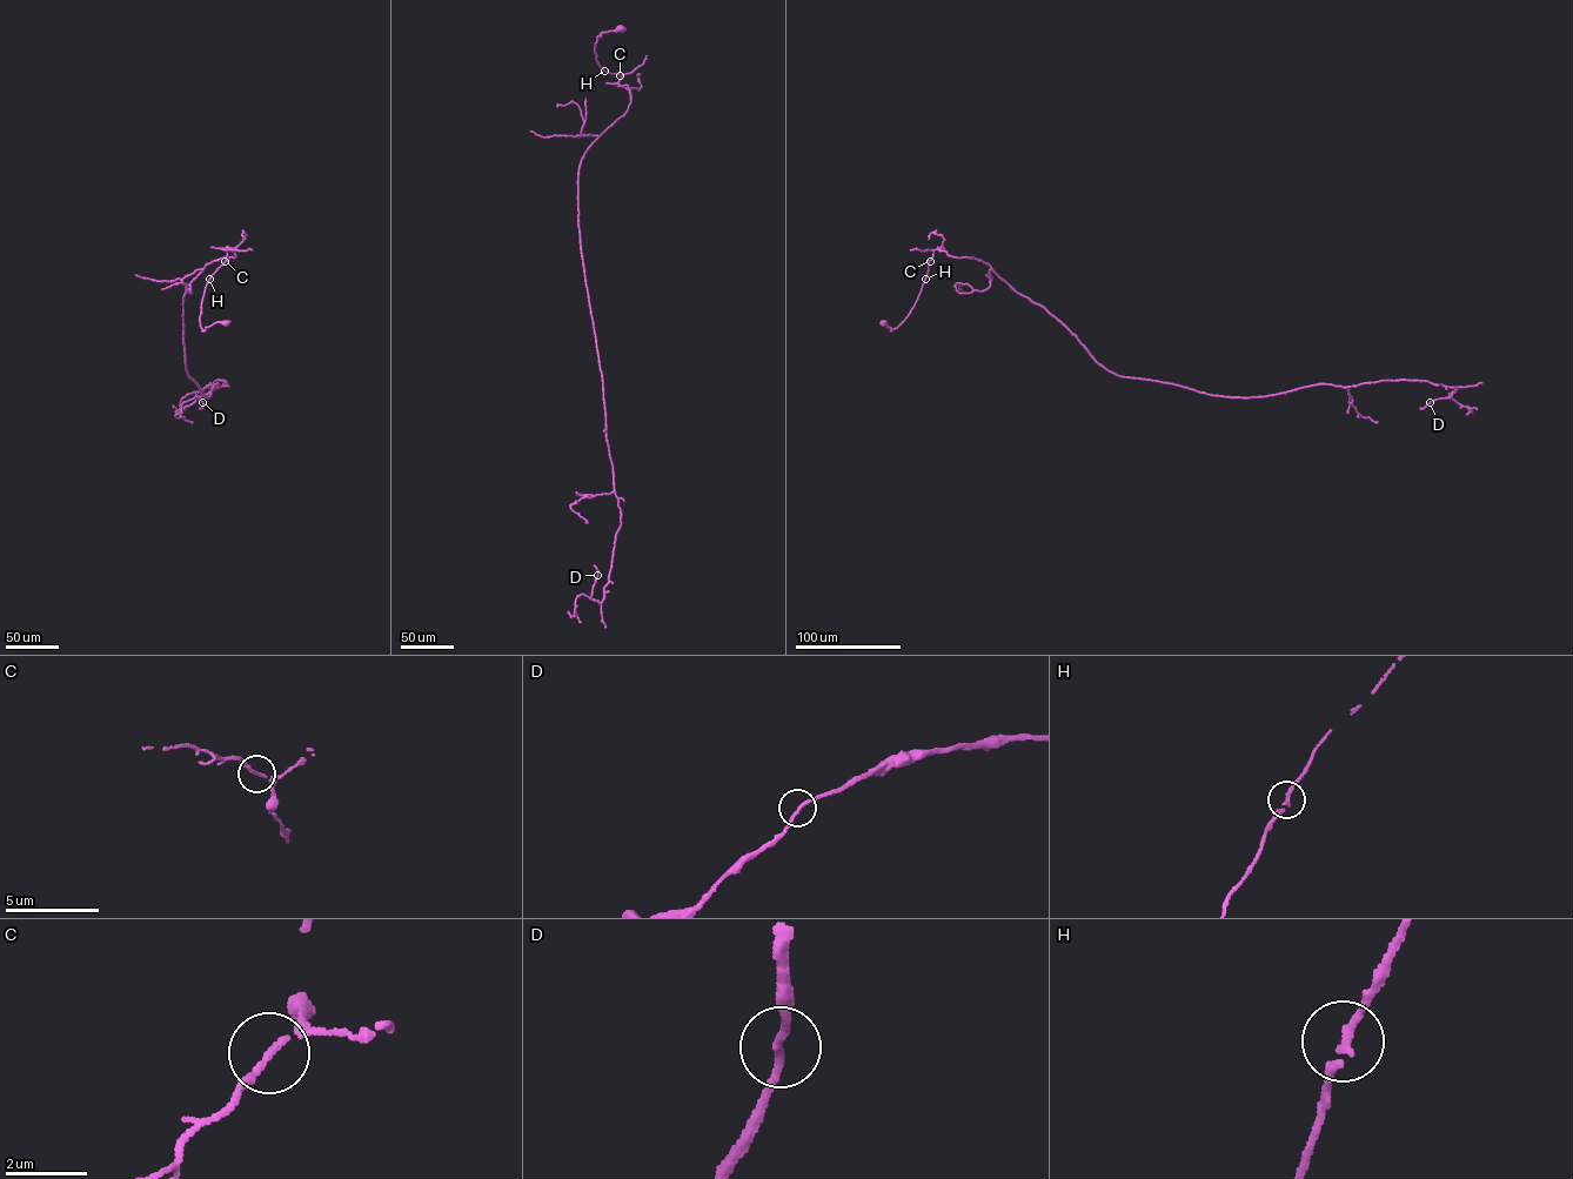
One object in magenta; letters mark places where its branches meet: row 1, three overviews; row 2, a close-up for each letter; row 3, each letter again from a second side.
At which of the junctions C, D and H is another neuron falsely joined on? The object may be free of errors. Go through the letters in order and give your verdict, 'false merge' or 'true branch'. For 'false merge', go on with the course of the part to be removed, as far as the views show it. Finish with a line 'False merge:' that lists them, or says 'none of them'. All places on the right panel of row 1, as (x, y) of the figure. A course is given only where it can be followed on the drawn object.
C: true branch
D: true branch
H: true branch
False merge: none of them

